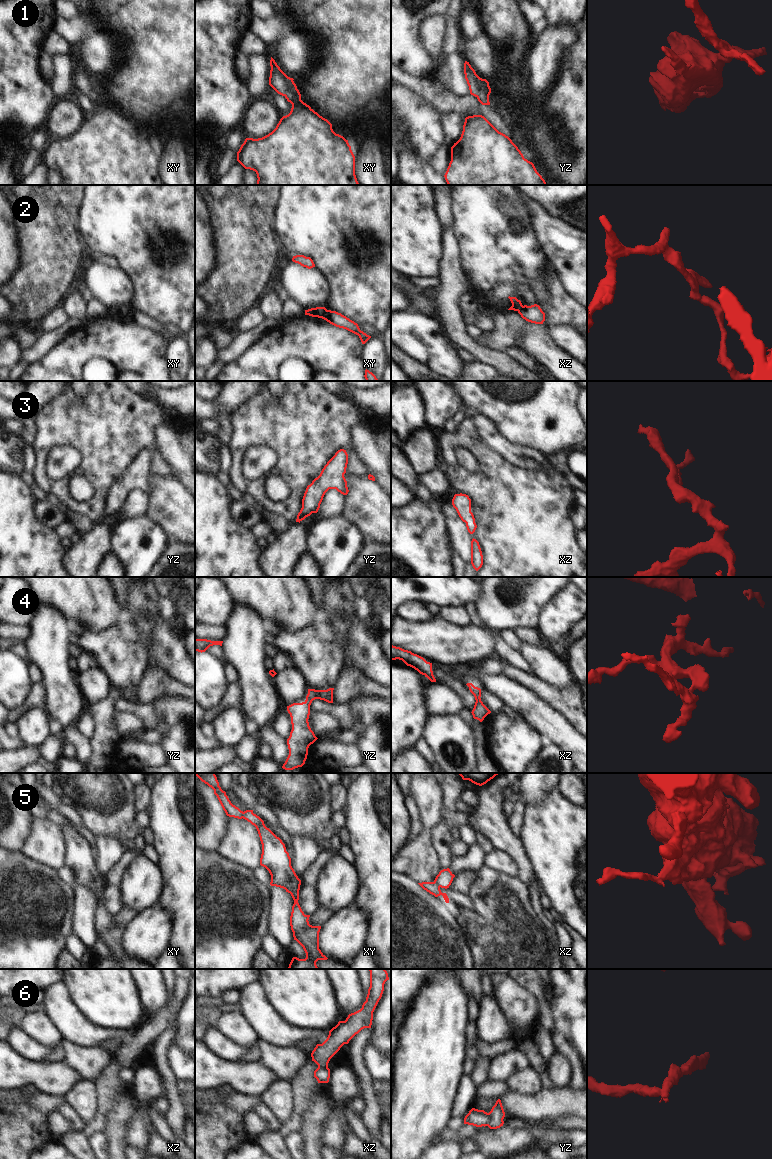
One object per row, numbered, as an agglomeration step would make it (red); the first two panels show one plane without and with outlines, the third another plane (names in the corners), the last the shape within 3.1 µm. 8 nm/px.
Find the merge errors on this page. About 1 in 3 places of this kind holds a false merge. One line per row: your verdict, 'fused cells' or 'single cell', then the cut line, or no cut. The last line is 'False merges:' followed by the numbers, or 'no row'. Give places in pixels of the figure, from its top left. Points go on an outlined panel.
1: single cell | no cut
2: fused cells | xy (327, 310), (321, 317)
3: single cell | no cut
4: single cell | no cut
5: fused cells | xy (242, 812), (243, 817)
6: fused cells | yz (489, 1113), (489, 1122), (486, 1125)
False merges: 2, 5, 6

